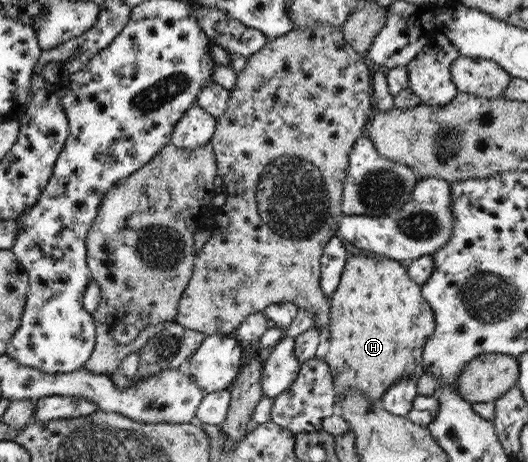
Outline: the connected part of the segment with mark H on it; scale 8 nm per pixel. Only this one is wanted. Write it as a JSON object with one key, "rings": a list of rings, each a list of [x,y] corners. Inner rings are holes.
{"rings":[[[373,254],[349,256],[341,280],[329,302],[330,347],[324,360],[333,375],[336,399],[341,398],[349,389],[356,388],[371,402],[380,402],[392,384],[421,372],[423,347],[435,330],[435,315],[430,304],[422,297],[421,285],[408,275],[405,263]]]}

